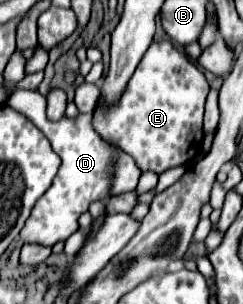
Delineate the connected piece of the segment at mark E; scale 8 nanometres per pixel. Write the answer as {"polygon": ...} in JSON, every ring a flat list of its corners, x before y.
{"polygon":[[170,41,152,43,138,63,128,87,112,105,100,103,94,111,92,125,110,145,132,155,142,171,156,175,190,163,202,143,202,115,210,91,202,71,190,63,186,53]]}

